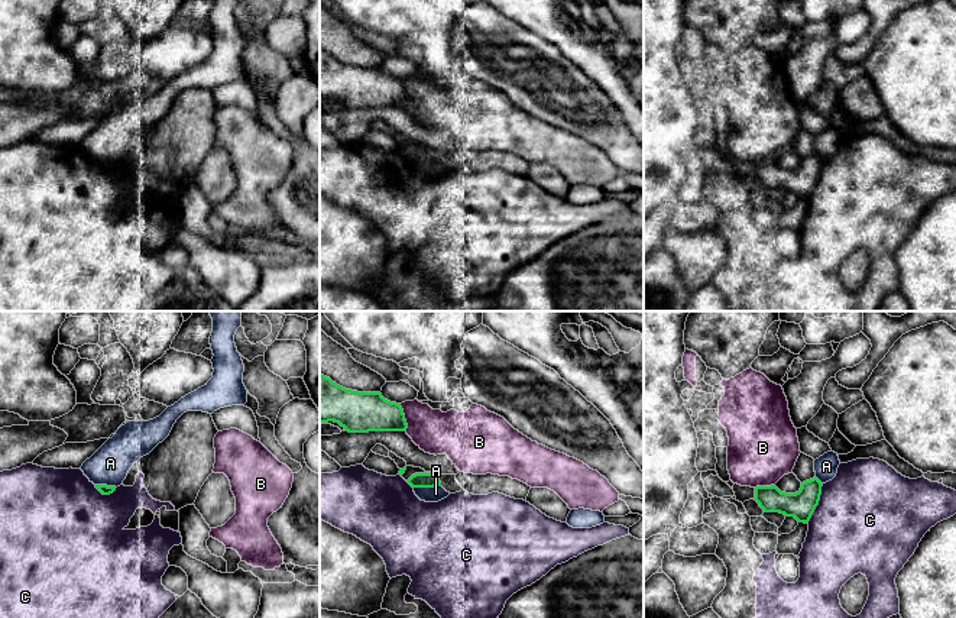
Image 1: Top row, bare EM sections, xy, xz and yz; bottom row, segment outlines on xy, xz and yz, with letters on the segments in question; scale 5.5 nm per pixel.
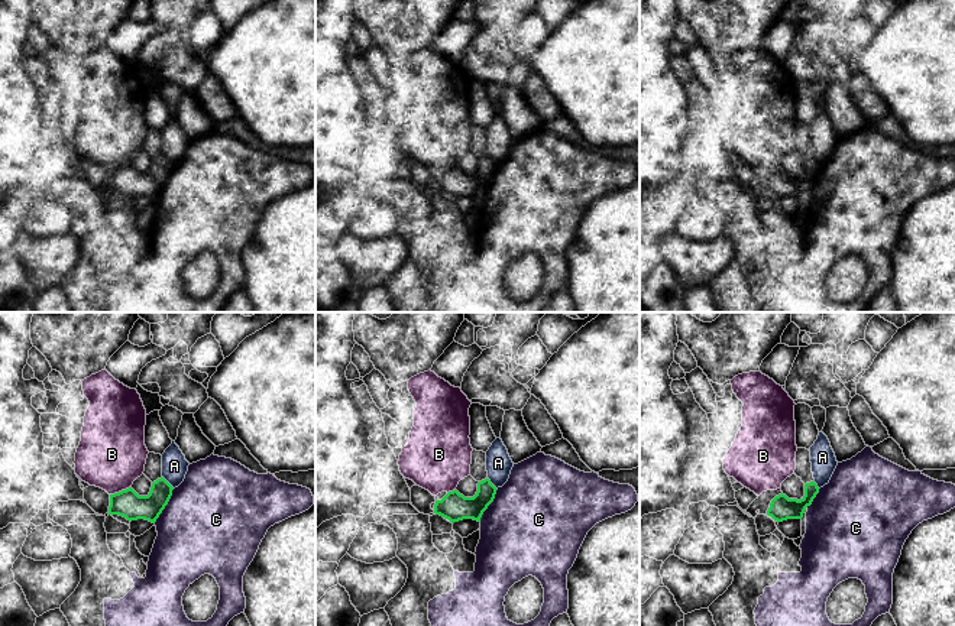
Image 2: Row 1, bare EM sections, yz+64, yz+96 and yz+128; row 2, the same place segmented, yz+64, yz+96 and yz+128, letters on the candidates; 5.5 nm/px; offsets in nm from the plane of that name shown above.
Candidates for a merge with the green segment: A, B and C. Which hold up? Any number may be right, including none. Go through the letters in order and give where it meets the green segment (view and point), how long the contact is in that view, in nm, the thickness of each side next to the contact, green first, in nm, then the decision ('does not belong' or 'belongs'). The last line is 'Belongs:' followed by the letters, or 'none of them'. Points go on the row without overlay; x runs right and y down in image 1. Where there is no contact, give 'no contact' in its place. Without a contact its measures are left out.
A: contact xz (427, 162); length 150 nm; calibres 80 and 90 nm; does not belong
B: contact xz (404, 93); length 160 nm; calibres 220 and 240 nm; does not belong
C: contact yz (817, 180); length 240 nm; calibres 150 and 500 nm; does not belong
Belongs: none of them

